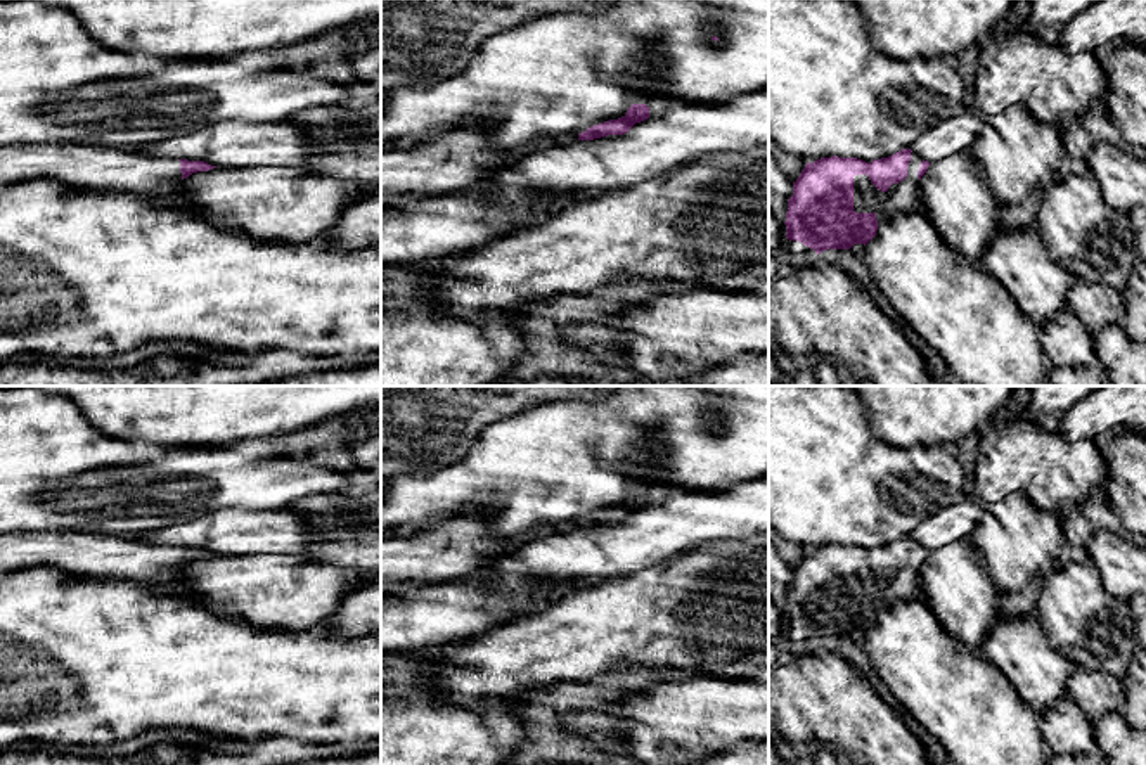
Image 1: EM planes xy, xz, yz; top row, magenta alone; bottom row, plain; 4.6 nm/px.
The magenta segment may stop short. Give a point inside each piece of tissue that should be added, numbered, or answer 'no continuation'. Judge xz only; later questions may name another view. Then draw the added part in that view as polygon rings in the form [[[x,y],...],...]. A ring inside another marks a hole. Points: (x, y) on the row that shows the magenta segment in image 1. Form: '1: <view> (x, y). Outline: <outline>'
no continuation

